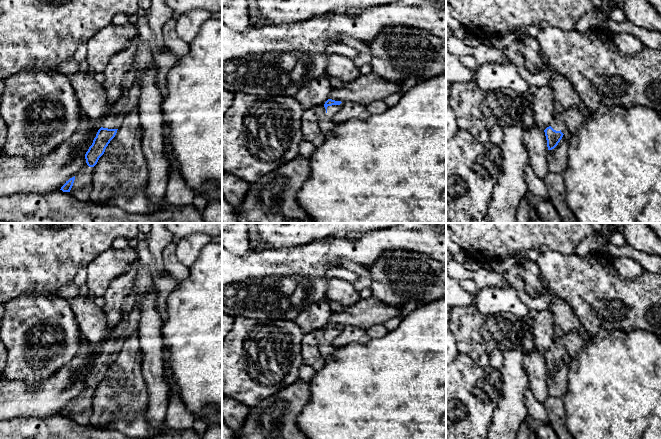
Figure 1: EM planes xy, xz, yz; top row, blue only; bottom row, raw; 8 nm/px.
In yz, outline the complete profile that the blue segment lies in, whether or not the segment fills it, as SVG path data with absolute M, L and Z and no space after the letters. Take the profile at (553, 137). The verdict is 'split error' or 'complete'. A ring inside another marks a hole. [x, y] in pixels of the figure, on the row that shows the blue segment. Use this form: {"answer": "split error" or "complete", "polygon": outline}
{"answer": "split error", "polygon": "M558 108L554 120L544 132L548 150L554 149L563 137L561 129L564 128L569 134L574 134L580 128L584 117L578 108Z"}

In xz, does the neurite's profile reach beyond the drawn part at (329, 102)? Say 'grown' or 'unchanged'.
grown

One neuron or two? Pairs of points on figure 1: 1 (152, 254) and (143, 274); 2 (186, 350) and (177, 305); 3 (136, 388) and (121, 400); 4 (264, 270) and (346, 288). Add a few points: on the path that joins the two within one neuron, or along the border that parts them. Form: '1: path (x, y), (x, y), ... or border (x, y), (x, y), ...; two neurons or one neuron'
1: border (140, 265), (148, 269), (152, 278); two neurons
2: path (186, 339), (186, 316); one neuron
3: path (132, 389), (125, 396); one neuron
4: border (324, 292), (326, 298); two neurons

